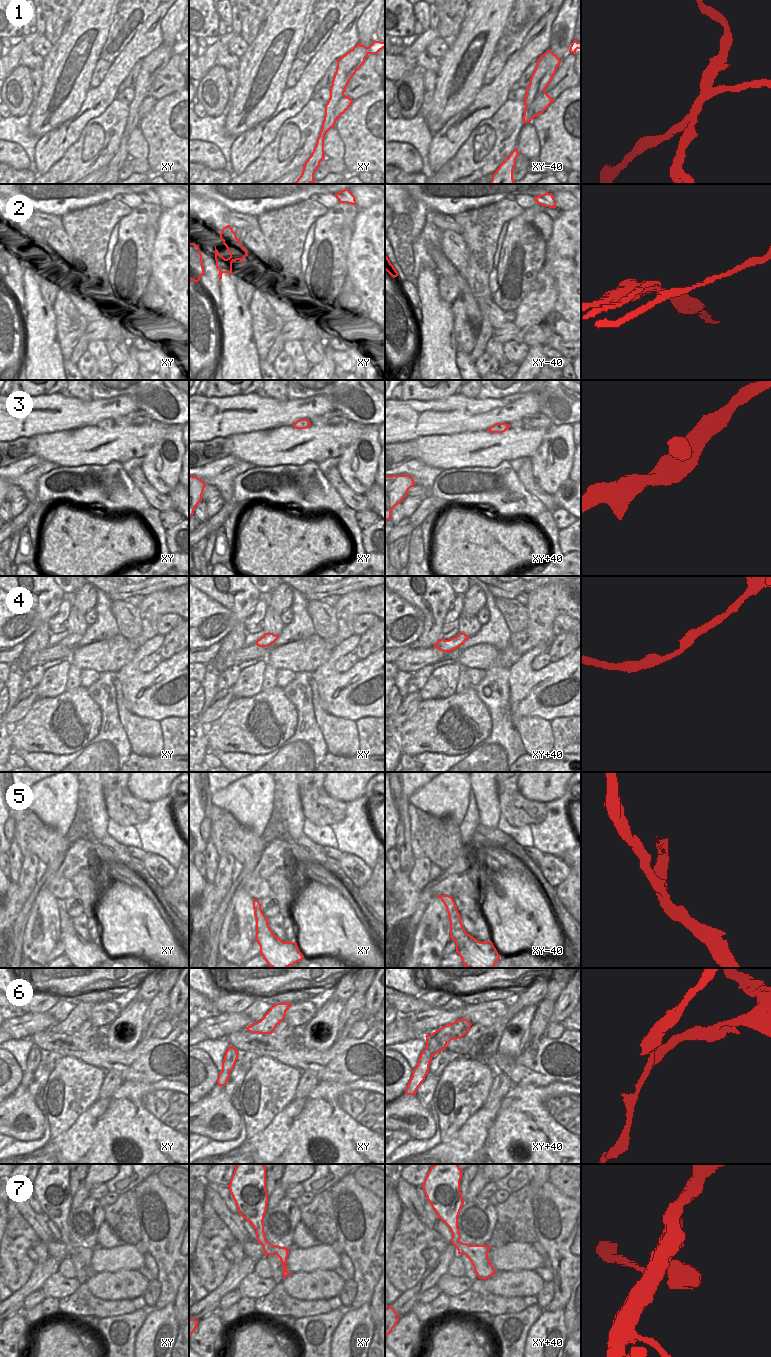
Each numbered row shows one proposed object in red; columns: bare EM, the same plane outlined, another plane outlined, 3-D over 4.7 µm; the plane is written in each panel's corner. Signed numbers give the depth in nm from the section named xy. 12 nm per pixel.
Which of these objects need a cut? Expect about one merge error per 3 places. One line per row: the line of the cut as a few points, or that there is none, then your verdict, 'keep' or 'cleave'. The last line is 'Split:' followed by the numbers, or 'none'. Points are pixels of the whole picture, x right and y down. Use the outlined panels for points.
1: cut in xy along (344, 95), (328, 118), (326, 123), (327, 129); cleave
2: cut in xy along (229, 257), (233, 260); cleave
3: no cut; keep
4: no cut; keep
5: cut in xy-40 along (456, 909), (448, 912); cleave
6: cut in xy+40 along (425, 1048), (433, 1055); cleave
7: no cut; keep
Split: 1, 2, 5, 6

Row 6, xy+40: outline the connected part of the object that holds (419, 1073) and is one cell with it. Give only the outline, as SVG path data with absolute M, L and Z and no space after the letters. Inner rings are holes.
M424 1049L417 1062L416 1068L412 1072L412 1077L406 1087L405 1094L416 1095L417 1089L421 1083L425 1080L427 1073L429 1072L429 1065L433 1058L433 1054L428 1050Z

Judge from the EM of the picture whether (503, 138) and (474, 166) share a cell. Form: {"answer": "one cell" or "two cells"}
{"answer": "one cell"}

